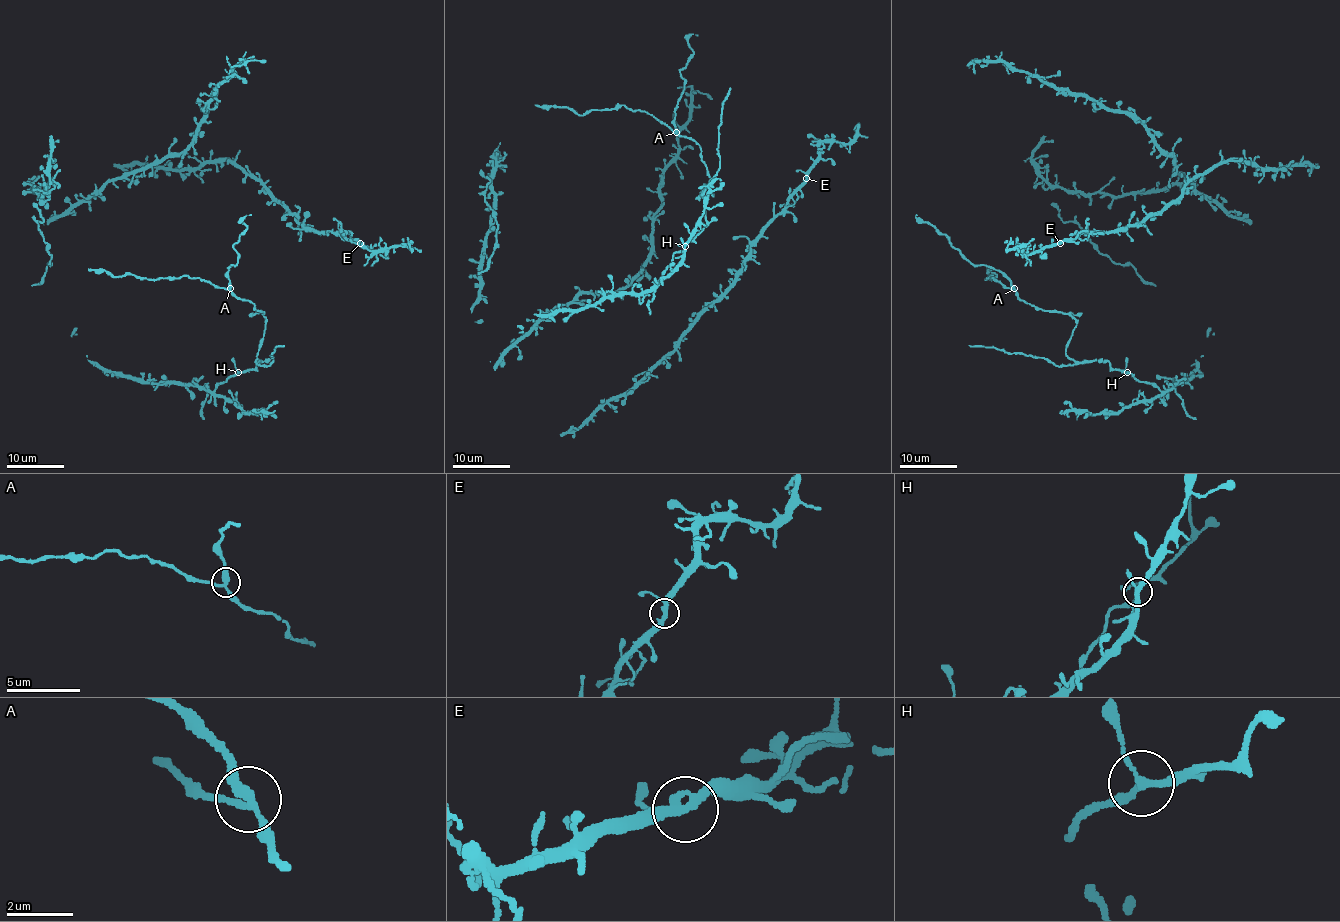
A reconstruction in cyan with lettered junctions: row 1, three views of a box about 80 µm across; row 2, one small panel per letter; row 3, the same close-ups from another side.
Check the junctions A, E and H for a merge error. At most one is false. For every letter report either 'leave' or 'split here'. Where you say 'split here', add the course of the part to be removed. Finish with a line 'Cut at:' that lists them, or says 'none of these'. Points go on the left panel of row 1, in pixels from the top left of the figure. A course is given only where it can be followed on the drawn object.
A: split here; course (229, 288), (228, 268), (237, 264), (238, 254), (234, 245), (247, 228), (241, 220), (251, 215)
E: leave
H: leave
Cut at: A

